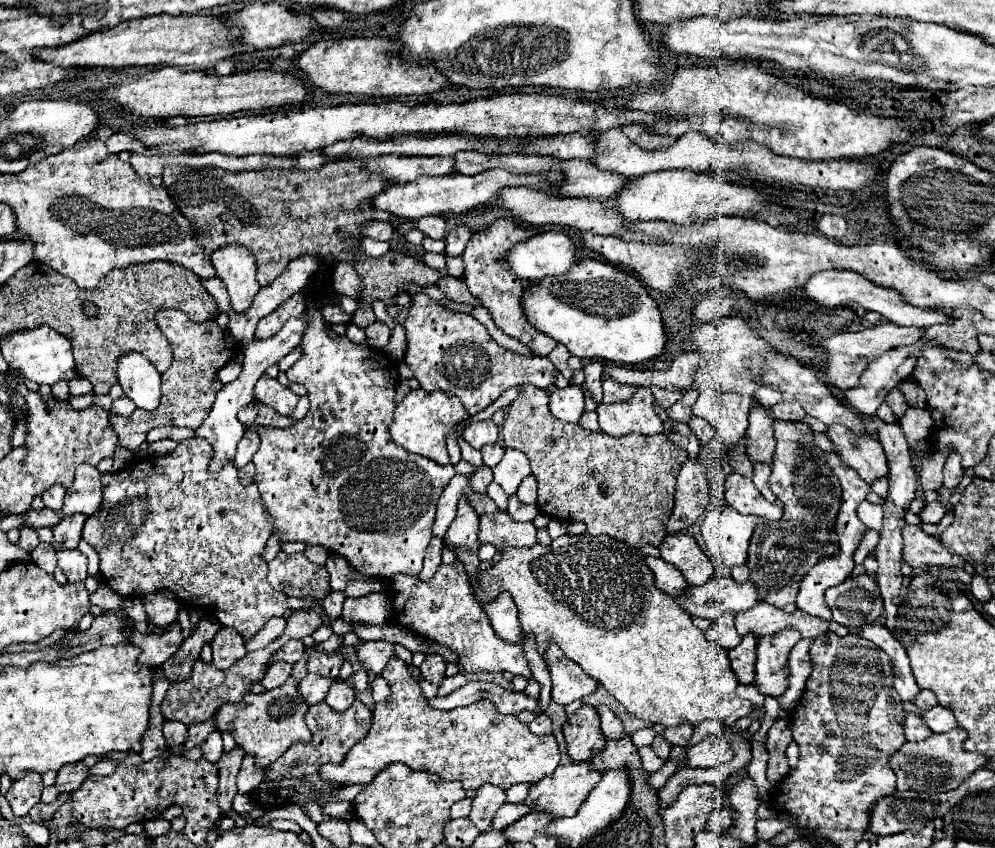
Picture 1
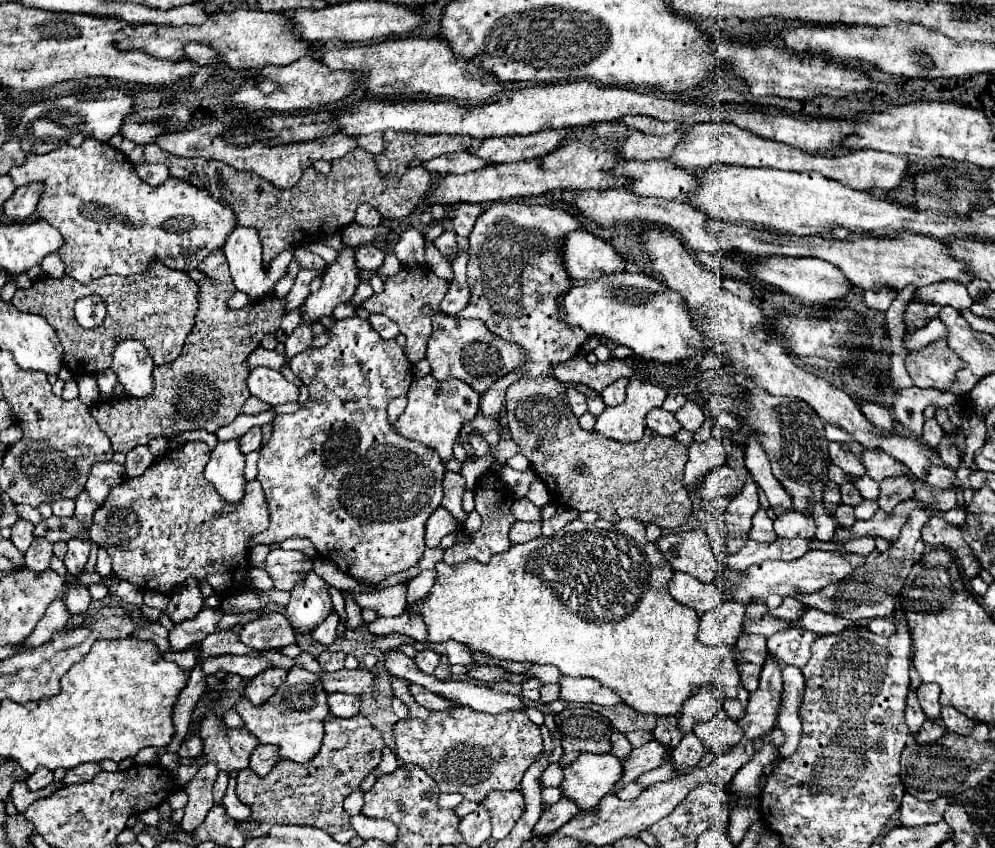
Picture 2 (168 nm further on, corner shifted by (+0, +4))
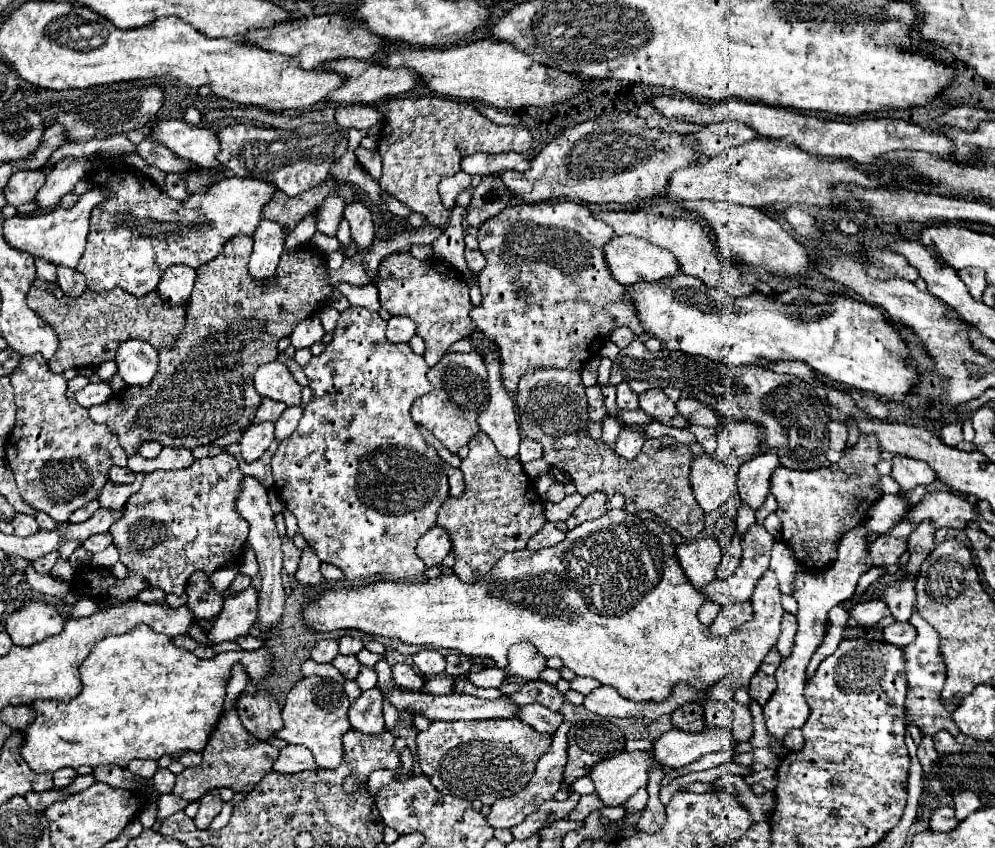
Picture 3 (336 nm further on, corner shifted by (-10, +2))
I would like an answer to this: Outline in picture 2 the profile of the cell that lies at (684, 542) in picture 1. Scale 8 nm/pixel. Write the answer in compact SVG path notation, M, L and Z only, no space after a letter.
M692 530L692 532L678 532L678 534L668 534L662 536L658 542L660 552L664 554L664 558L670 562L670 566L676 572L686 572L690 576L694 576L700 582L712 582L718 574L718 560L712 554L710 548L710 540L702 530Z

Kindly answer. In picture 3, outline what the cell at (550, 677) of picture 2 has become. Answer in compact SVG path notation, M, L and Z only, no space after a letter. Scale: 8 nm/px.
M574 678L574 680L570 680L570 688L572 690L576 690L576 692L580 692L580 694L588 694L588 692L592 692L594 688L598 688L600 686L600 682L596 682L596 680L592 680L592 678Z

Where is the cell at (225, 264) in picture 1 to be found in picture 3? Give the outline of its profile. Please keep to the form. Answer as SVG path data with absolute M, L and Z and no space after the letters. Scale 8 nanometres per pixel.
M262 220L254 232L254 248L248 262L248 272L256 280L272 278L284 250L282 226L270 220Z

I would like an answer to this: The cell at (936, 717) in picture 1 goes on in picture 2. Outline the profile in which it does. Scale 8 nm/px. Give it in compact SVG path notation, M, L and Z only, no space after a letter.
M946 706L942 708L942 720L944 720L944 724L946 724L948 730L952 730L952 732L956 732L960 736L970 736L972 734L972 728L976 726L974 720L970 720L968 716L960 714L958 710L946 708Z

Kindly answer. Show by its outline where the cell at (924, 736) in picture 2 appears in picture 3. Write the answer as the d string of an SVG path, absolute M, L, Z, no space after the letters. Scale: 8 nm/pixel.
M942 730L934 736L934 744L936 744L938 754L952 754L956 750L958 752L962 750L962 746L956 742L956 738L952 734L948 734L948 732L942 732Z

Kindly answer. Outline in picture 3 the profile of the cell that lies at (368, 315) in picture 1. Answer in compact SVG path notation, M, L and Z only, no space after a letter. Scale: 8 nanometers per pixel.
M396 252L384 258L378 268L380 274L380 304L390 314L410 316L416 322L416 334L424 338L426 352L424 360L428 366L434 366L448 350L450 344L466 338L474 324L468 318L472 302L468 296L468 284L462 274L450 268L448 272L440 272L440 262L436 258L416 260L408 252Z

